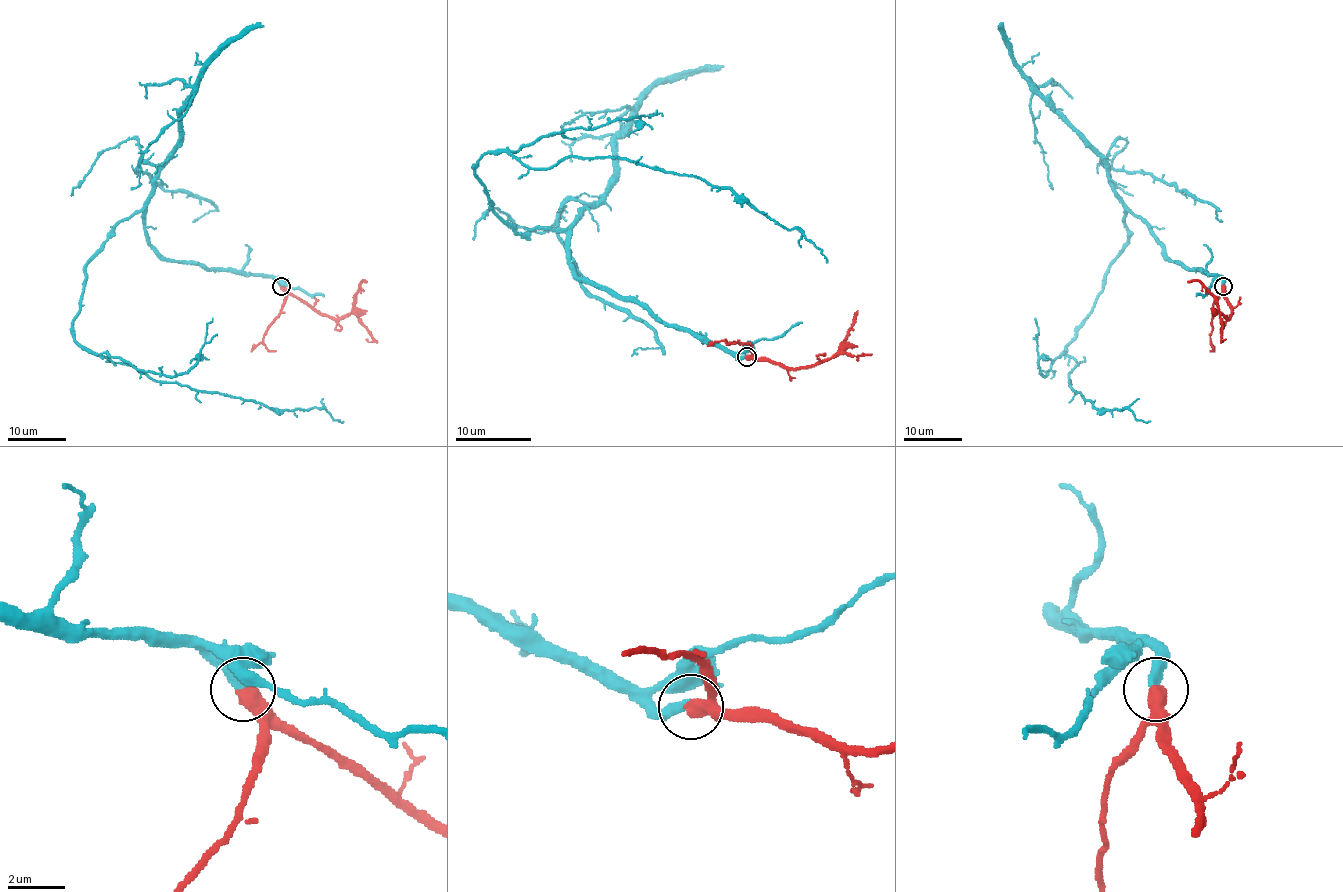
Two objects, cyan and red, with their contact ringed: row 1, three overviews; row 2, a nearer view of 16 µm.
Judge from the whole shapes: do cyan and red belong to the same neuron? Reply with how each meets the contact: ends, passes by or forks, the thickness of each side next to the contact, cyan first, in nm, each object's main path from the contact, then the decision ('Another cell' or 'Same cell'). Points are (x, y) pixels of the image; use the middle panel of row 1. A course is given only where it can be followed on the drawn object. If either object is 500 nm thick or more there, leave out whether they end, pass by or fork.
Thickness 380 nm (cyan) against 550 nm. Course of cyan: (747, 357), (575, 274), (569, 238), (518, 232), (475, 164), (622, 157), (702, 178), (827, 263). Course of red: (747, 357), (766, 357), (793, 369), (823, 363), (838, 352), (853, 325), (857, 310). Same cell

